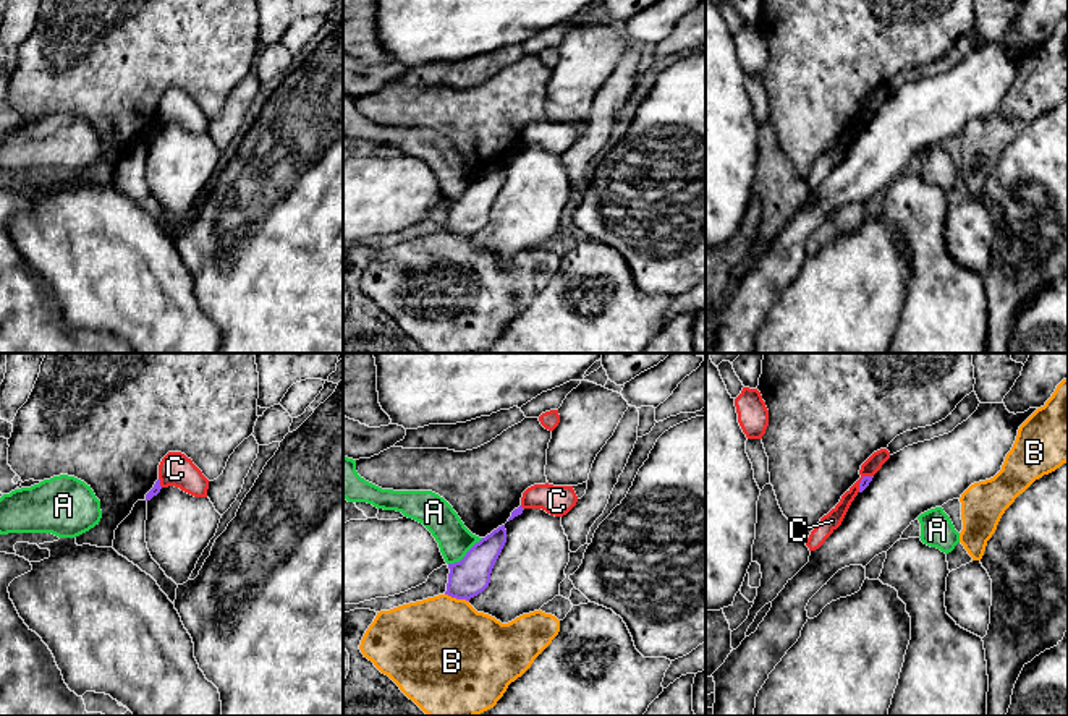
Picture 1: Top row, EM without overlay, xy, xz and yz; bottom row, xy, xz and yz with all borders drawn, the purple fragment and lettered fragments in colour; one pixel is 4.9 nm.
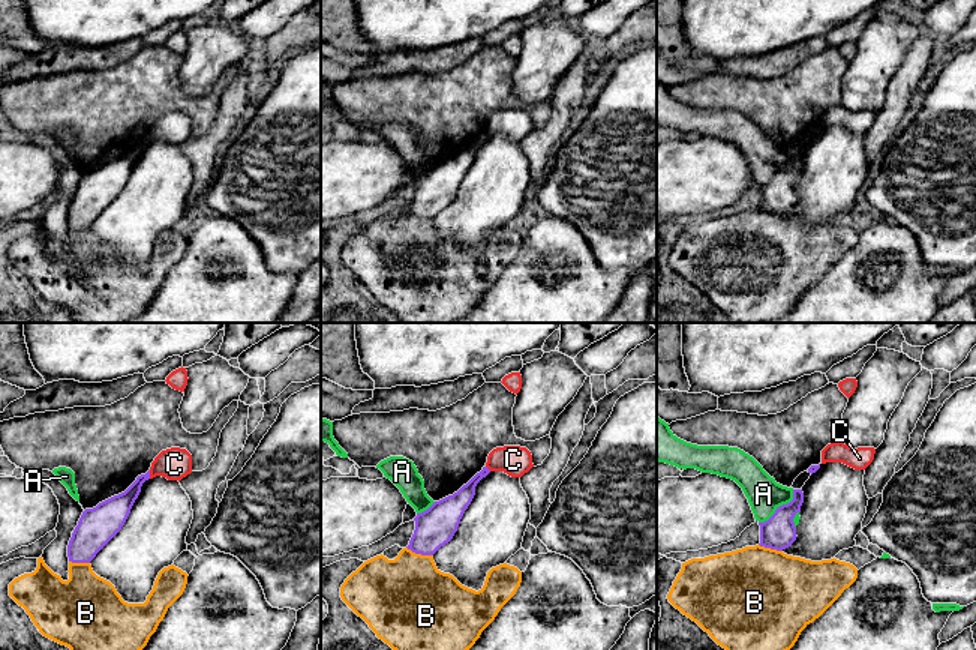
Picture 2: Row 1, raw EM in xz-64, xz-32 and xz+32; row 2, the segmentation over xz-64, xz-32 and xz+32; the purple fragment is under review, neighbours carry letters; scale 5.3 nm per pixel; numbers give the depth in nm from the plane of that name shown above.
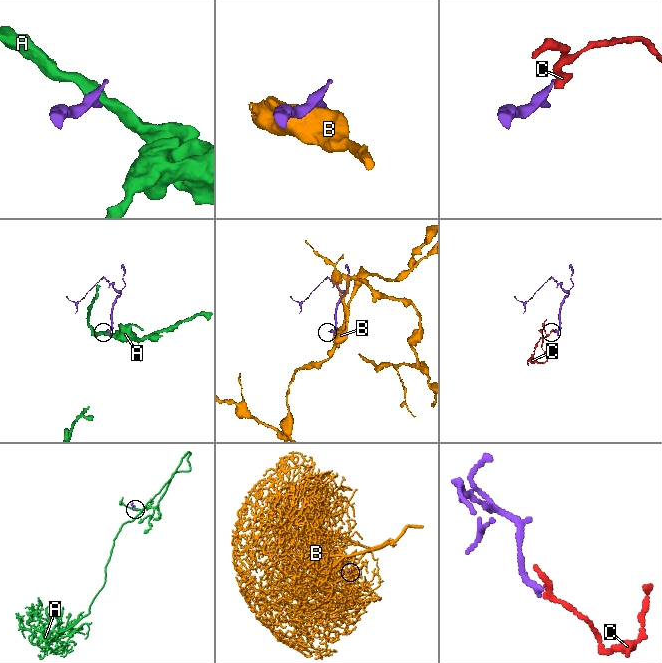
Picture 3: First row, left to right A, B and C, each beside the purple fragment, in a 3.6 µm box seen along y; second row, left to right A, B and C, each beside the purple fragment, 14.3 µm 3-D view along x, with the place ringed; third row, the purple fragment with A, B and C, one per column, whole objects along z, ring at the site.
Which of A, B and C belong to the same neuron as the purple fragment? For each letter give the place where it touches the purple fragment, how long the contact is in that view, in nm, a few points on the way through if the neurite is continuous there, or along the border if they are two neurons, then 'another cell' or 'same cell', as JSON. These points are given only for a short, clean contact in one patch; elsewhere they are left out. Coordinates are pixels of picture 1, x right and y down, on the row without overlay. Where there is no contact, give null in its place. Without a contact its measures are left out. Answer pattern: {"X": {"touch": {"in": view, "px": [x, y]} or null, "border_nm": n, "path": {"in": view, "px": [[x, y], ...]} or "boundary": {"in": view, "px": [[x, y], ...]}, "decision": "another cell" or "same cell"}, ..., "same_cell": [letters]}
{"A": {"touch": {"in": "xz", "px": [466, 191]}, "border_nm": 220, "decision": "another cell"}, "B": {"touch": {"in": "xz", "px": [457, 235]}, "border_nm": 130, "boundary": {"in": "xz", "px": [[445, 230], [468, 238]]}, "decision": "another cell"}, "C": {"touch": {"in": "xy", "px": [159, 120]}, "border_nm": 50, "boundary": {"in": "xy", "px": [[159, 115], [162, 123]]}, "decision": "another cell"}, "same_cell": []}

